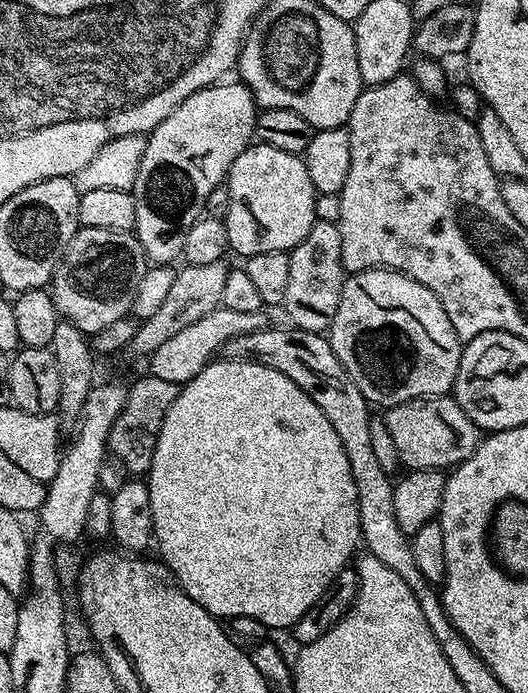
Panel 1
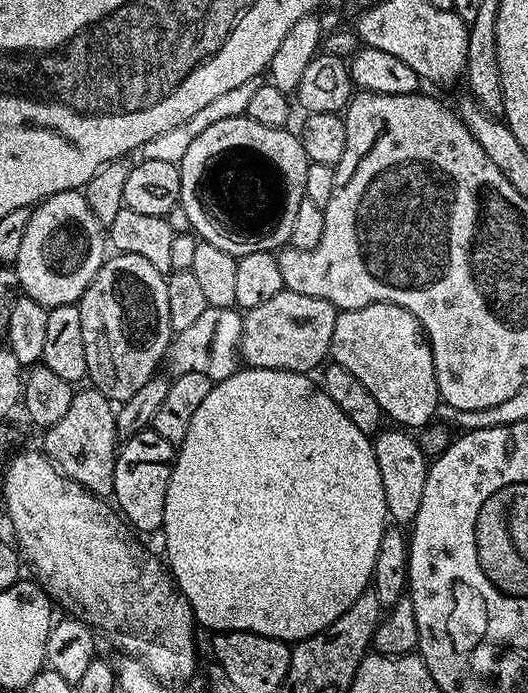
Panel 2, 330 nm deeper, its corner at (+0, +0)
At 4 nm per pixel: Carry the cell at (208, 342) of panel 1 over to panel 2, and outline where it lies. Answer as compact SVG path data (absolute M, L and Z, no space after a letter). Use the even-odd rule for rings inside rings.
M287 290L274 294L274 298L262 302L262 306L254 306L243 313L241 361L249 368L277 368L287 372L311 373L311 368L319 369L331 353L337 315L338 310L328 300L310 298L306 294Z

